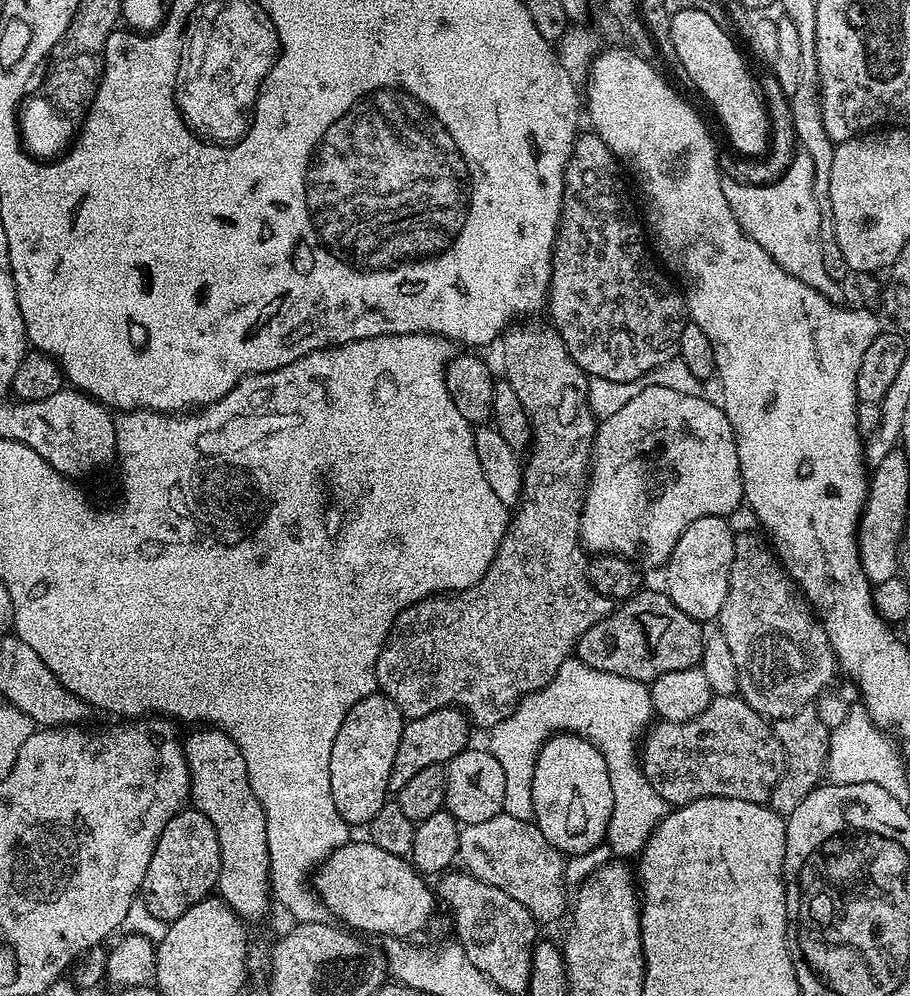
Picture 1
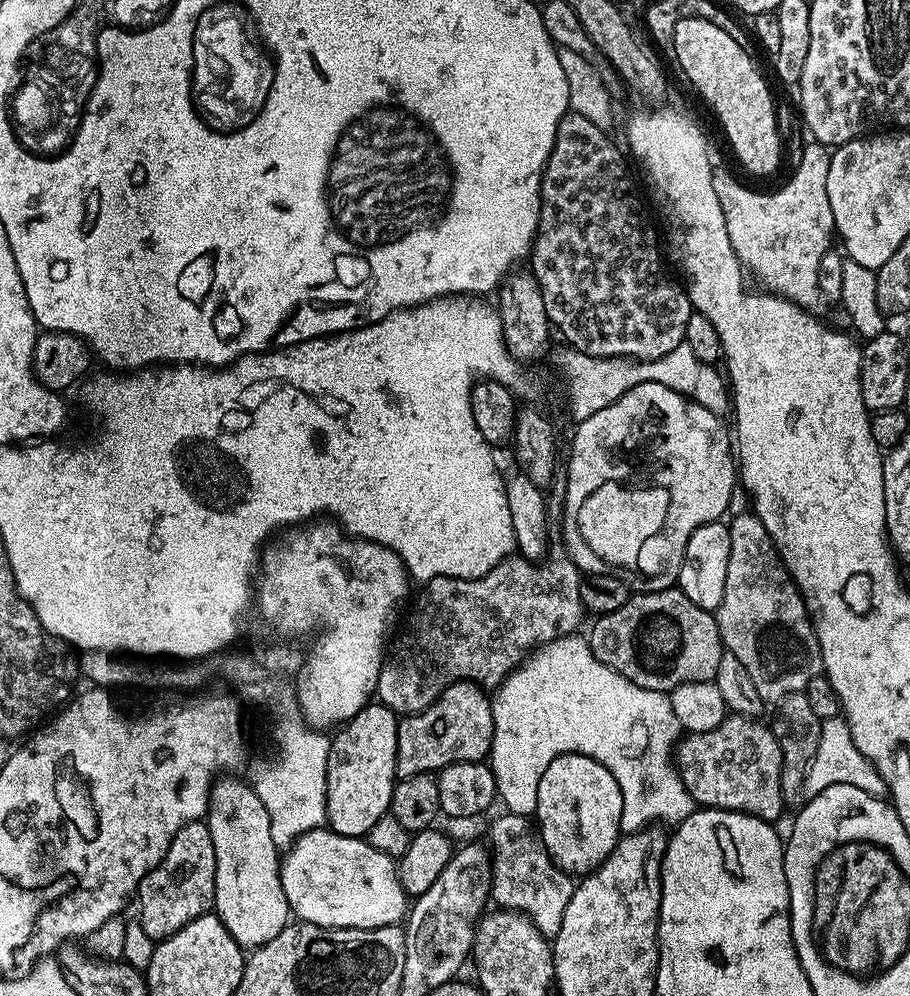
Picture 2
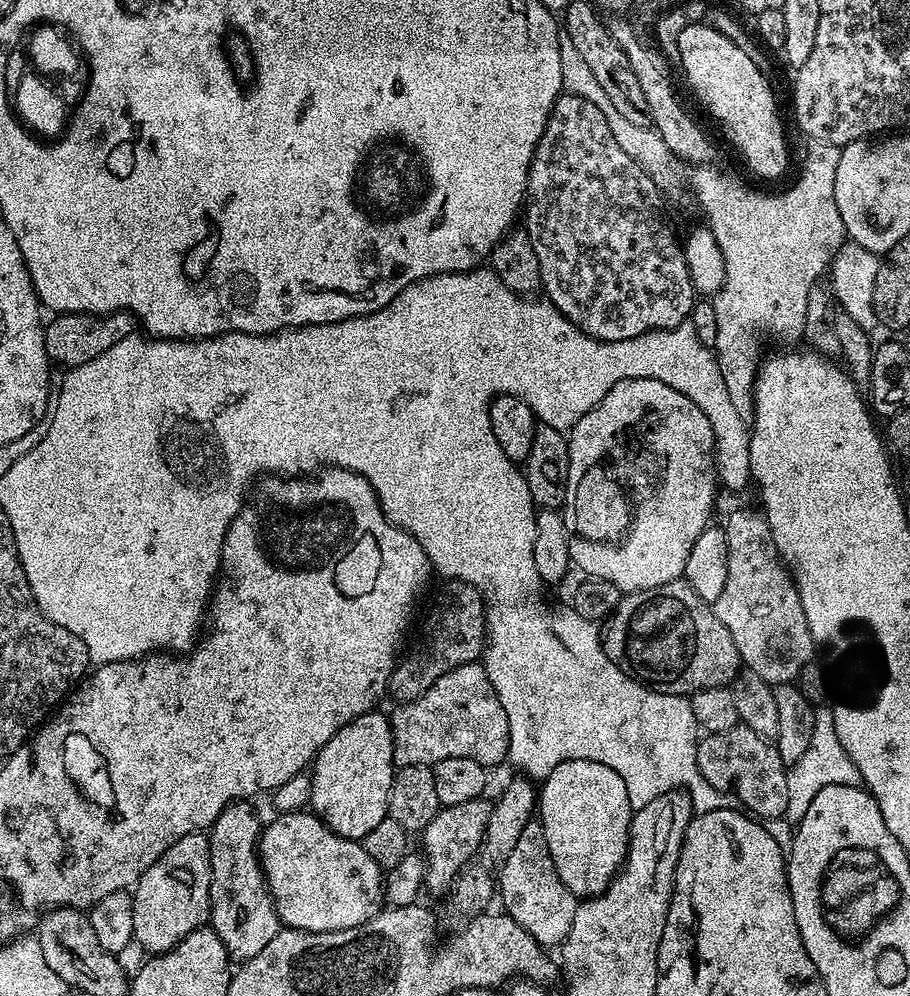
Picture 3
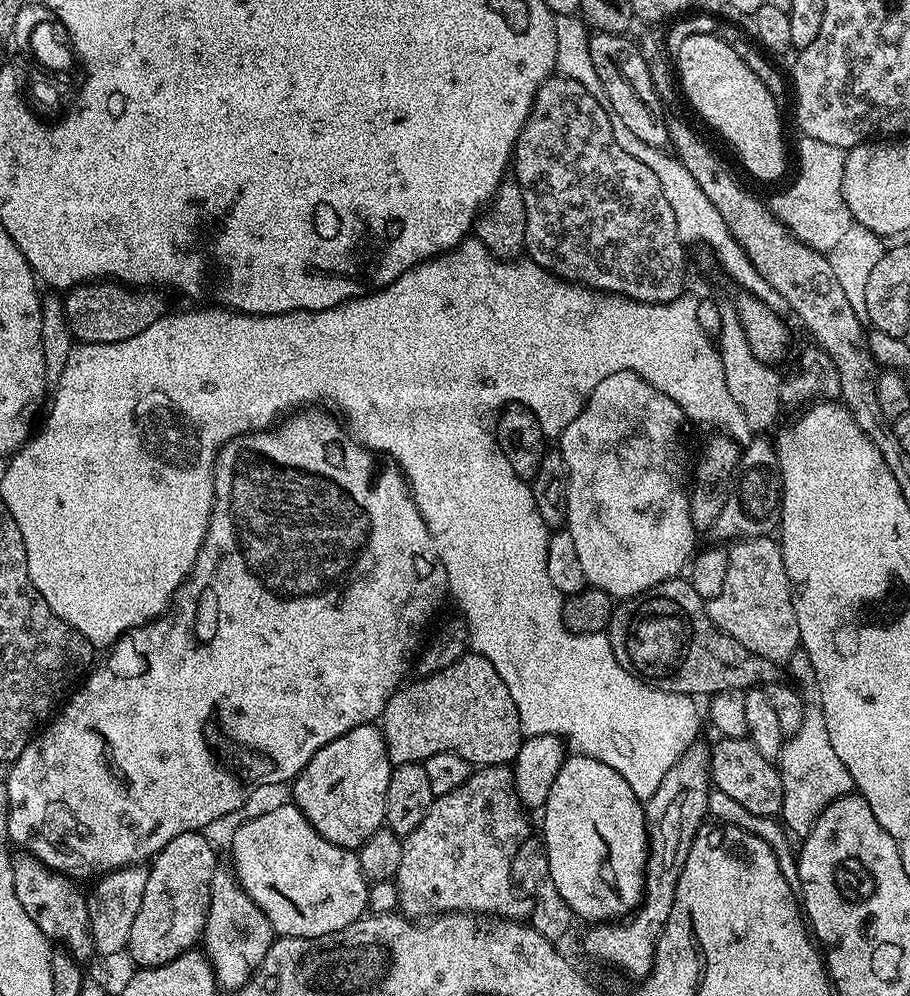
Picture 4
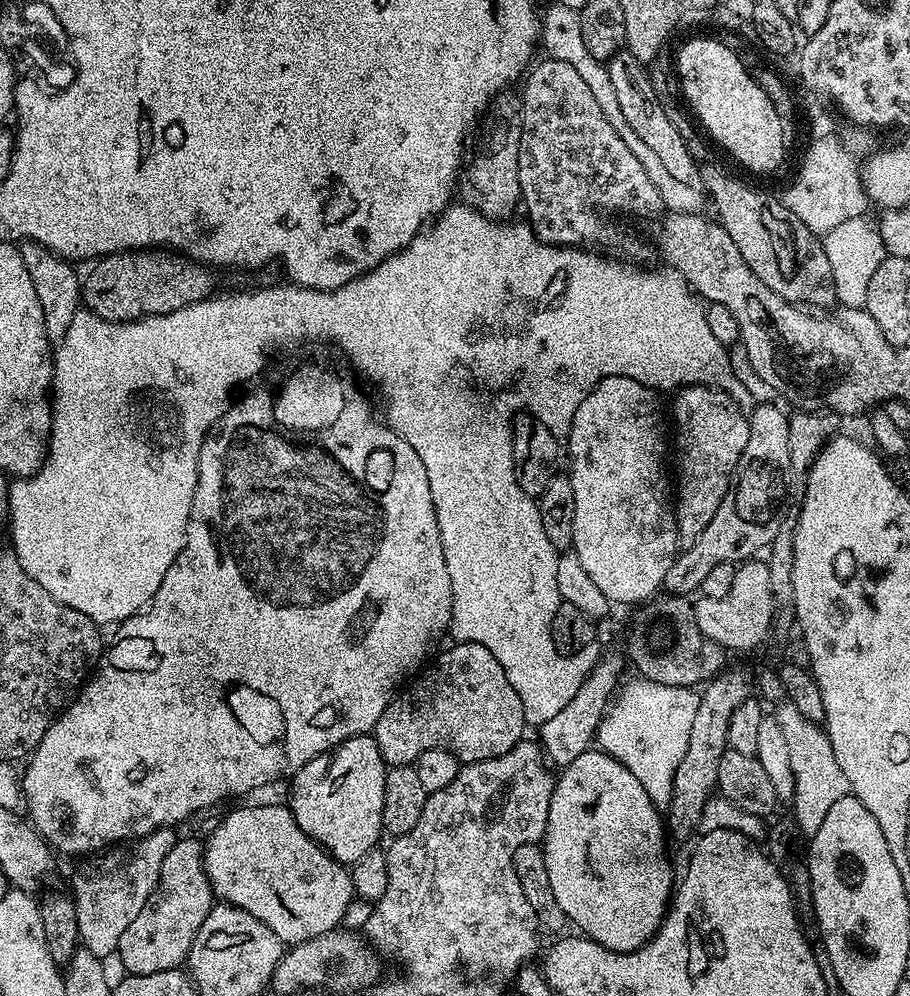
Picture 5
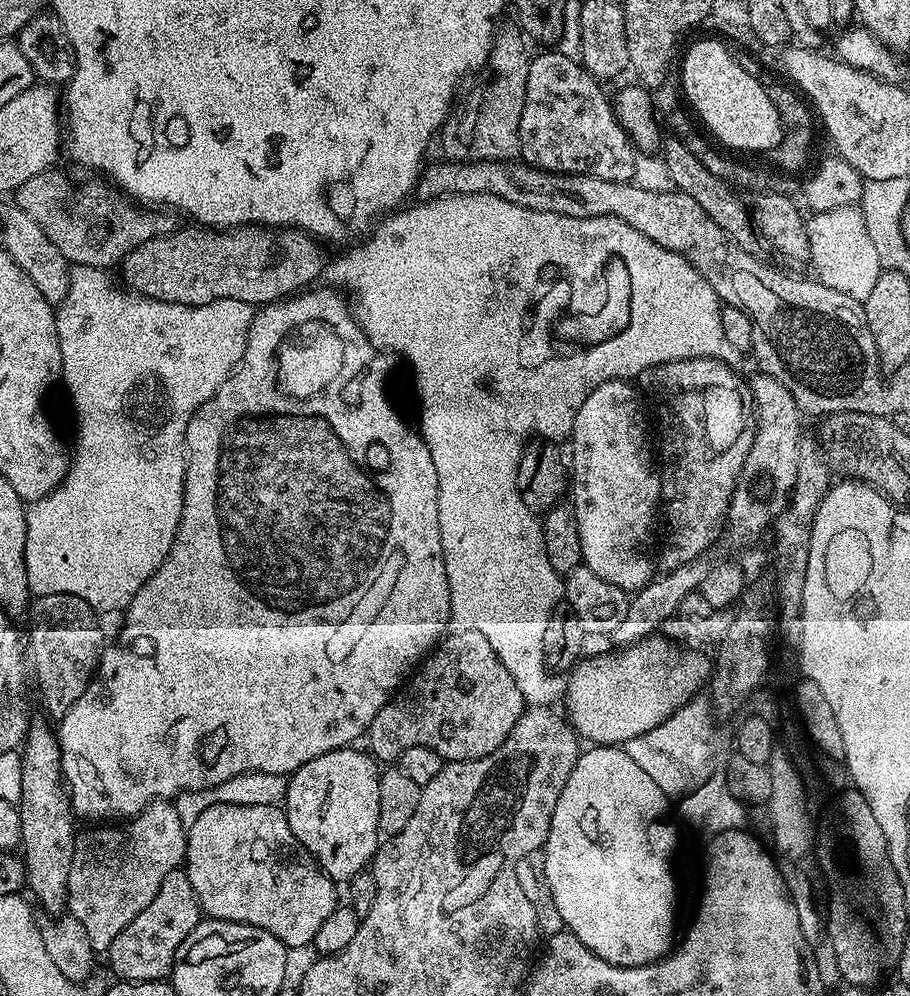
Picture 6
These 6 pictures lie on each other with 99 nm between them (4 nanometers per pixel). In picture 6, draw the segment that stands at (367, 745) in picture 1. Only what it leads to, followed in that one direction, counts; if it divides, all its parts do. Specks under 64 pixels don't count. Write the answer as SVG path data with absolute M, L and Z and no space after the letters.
M349 746L310 758L306 766L287 777L282 801L294 838L298 838L320 869L337 882L349 882L363 873L382 843L378 822L381 769L367 751L358 749Z

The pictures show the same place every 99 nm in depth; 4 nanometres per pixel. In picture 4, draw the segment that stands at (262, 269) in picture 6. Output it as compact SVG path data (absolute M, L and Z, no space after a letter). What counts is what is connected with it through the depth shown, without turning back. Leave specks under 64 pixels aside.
M89 282L67 289L63 297L65 322L73 337L82 344L113 344L134 334L142 334L146 326L154 326L166 315L159 291L141 290L119 282Z

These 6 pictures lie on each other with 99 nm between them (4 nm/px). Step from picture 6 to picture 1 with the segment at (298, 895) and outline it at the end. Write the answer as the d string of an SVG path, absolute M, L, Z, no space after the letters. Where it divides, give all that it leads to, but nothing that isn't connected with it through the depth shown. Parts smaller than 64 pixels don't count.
M349 842L344 844L341 848L329 854L328 859L322 861L314 872L314 891L316 895L319 896L320 901L324 903L325 909L327 909L331 915L333 912L333 914L337 916L335 919L339 921L341 925L347 926L349 929L355 930L360 934L368 934L364 932L377 932L380 936L412 936L415 932L420 932L427 926L428 919L432 916L432 896L434 900L433 889L431 892L431 890L428 889L427 883L429 884L429 881L425 879L423 875L420 875L405 857L387 853L386 850L380 849L371 842L364 842L364 844Z

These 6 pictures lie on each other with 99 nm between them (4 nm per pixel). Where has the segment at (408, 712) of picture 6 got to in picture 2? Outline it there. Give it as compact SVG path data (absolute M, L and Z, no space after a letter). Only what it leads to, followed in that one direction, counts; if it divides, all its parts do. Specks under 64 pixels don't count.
M459 680L451 684L437 700L424 709L405 715L398 723L398 750L396 751L396 775L403 778L426 773L435 773L448 764L457 764L463 760L483 761L492 750L494 718L489 693L471 680Z

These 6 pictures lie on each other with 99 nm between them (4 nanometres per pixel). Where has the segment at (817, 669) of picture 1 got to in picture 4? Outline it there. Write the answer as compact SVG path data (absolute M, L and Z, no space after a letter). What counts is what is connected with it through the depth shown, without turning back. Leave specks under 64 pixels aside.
M745 536L728 548L728 565L722 591L718 593L718 598L707 601L706 607L708 617L712 619L716 628L721 628L726 634L730 634L730 638L742 642L746 650L770 662L787 665L794 650L801 647L802 637L798 630L798 614L790 578L782 562L779 543L772 536Z

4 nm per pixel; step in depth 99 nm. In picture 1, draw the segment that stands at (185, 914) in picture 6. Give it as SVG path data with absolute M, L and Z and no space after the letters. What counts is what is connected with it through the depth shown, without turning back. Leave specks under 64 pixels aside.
M188 806L177 812L162 830L150 866L146 866L142 899L160 920L173 921L190 906L209 899L220 882L218 834L206 814Z

